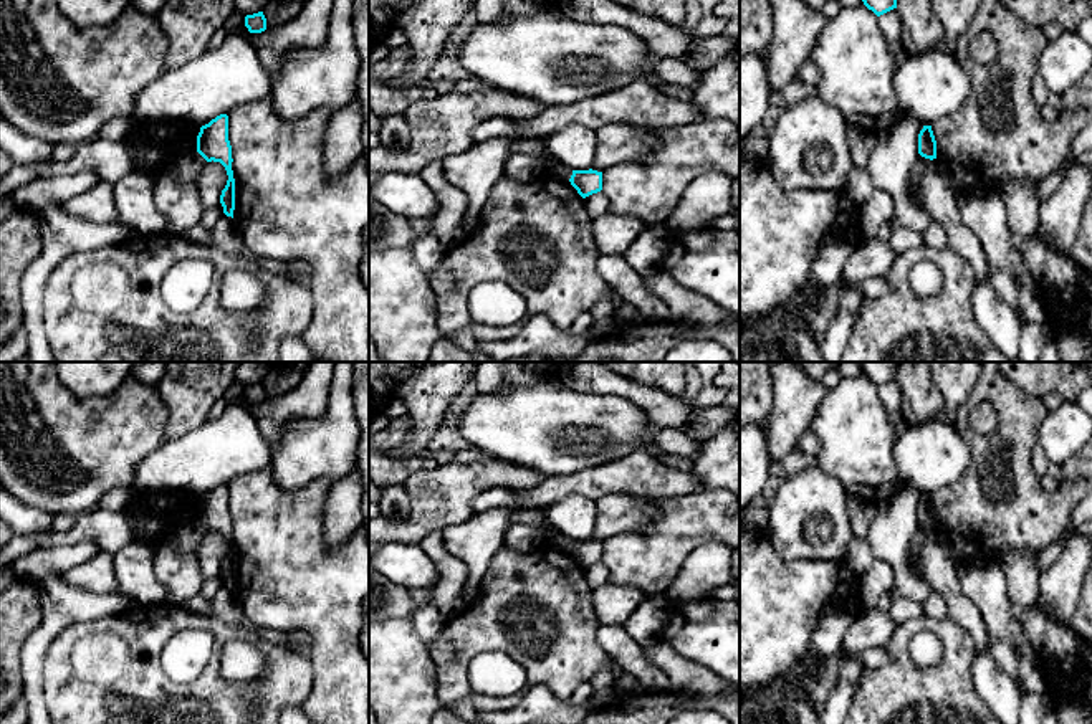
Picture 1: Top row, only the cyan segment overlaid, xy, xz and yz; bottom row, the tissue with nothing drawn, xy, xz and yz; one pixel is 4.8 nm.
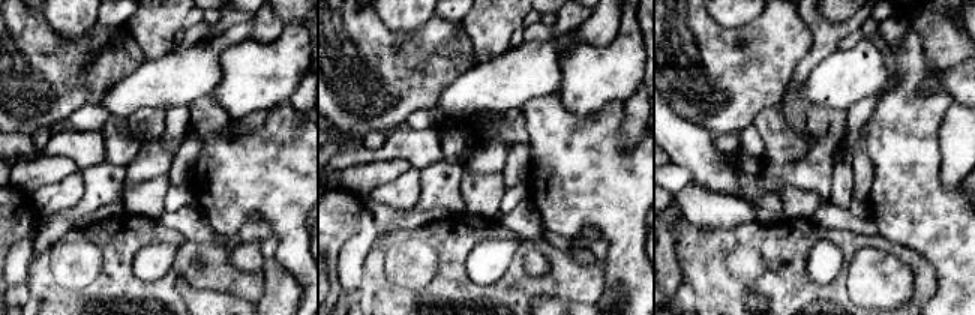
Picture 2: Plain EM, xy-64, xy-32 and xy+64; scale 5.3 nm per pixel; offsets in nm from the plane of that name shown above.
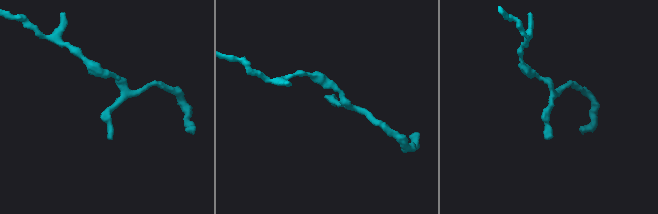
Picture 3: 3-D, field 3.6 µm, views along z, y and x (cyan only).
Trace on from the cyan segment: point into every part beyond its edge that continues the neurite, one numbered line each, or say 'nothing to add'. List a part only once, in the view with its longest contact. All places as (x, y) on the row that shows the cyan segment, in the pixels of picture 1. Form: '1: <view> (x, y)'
nothing to add

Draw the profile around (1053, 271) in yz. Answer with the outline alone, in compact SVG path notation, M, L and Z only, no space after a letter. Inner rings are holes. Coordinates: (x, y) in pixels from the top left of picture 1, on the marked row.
M1037 236L1024 243L1024 260L1029 266L1032 281L1039 288L1056 291L1075 281L1077 271L1070 261L1059 255L1049 255Z

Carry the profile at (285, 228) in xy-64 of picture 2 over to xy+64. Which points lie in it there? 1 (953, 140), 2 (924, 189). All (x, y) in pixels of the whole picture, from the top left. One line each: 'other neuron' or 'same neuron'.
1: other neuron
2: same neuron

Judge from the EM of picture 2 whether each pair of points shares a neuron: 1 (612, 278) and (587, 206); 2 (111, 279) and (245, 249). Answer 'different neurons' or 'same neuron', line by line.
1: same neuron
2: different neurons

